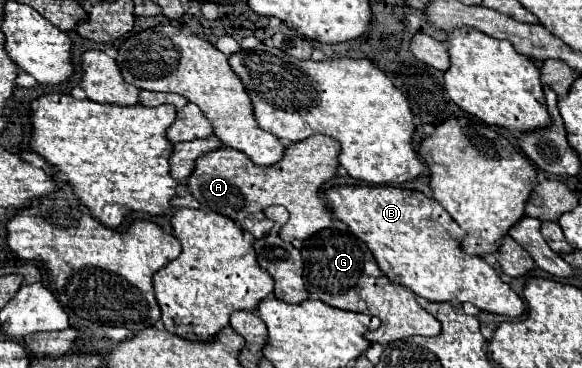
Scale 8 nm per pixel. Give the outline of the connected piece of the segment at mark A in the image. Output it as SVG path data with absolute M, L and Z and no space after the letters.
M313 135L287 147L285 157L277 165L259 167L249 157L245 157L245 153L231 147L221 147L217 149L217 153L207 153L205 157L201 157L201 161L197 161L193 177L187 179L187 187L189 193L205 209L233 219L245 231L251 231L255 227L257 239L267 237L273 227L273 221L265 217L265 209L271 205L283 205L287 207L291 219L281 229L281 239L305 241L311 235L333 225L333 215L321 199L321 187L327 181L335 179L339 167L339 151L341 145L337 139L327 135Z

